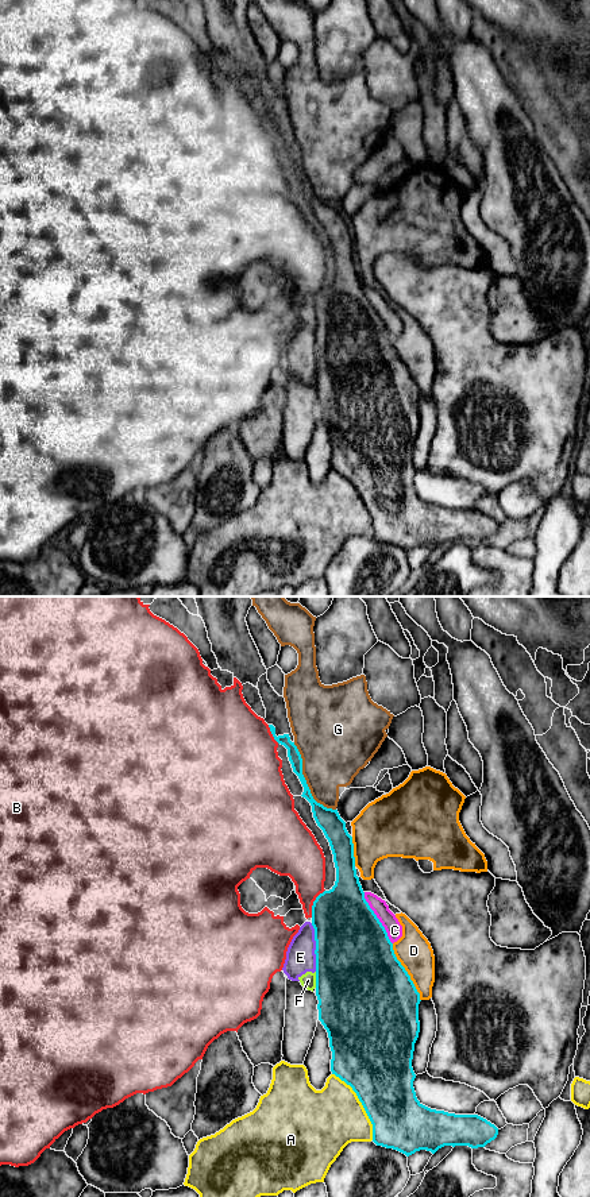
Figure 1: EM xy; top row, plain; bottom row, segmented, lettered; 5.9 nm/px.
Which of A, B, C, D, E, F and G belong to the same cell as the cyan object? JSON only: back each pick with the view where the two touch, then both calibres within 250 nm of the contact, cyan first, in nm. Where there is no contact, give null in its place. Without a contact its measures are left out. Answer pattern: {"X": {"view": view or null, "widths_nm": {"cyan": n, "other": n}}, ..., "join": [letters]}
{"join": []}

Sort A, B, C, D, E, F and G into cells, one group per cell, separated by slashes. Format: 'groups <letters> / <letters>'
groups A / B / C / D / E F / G

